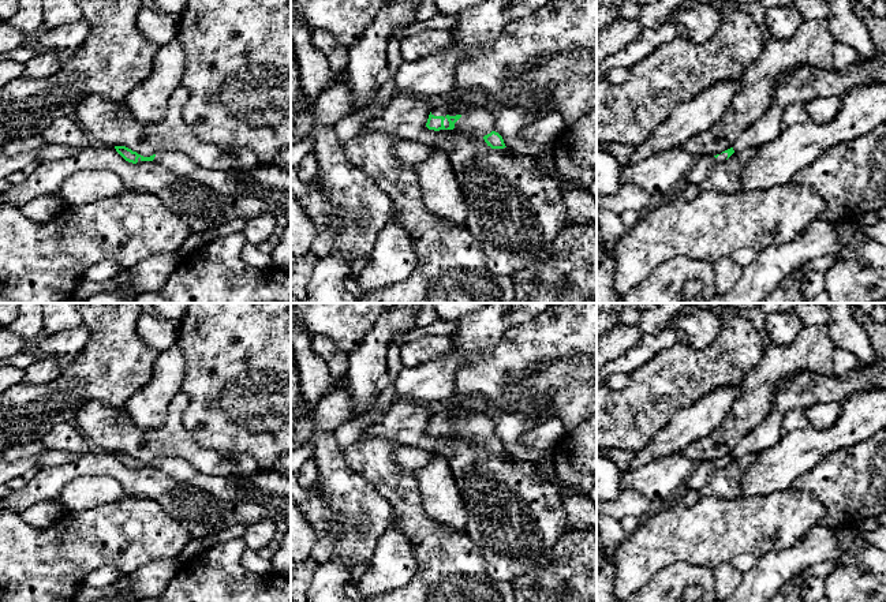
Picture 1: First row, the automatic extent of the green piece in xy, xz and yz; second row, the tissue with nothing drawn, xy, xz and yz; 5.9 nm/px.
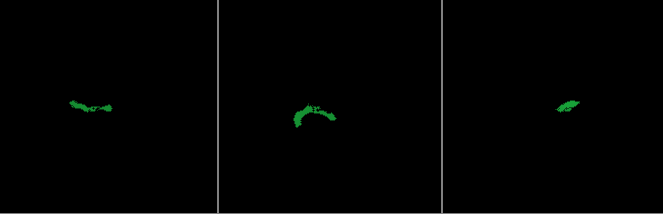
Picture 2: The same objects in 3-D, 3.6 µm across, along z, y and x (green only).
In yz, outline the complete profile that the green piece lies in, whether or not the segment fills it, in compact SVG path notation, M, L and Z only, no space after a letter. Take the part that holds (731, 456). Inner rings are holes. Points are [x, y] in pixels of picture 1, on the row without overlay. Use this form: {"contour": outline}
{"contour": "M733 453L722 457L721 460L717 460L714 463L711 461L703 461L696 464L694 472L691 474L691 476L685 481L685 486L684 489L689 489L689 490L696 490L699 491L699 489L707 482L707 478L710 475L710 472L714 468L721 468L728 465L732 460L734 459Z"}

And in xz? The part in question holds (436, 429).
{"contour": "M445 404L435 405L426 433L434 437L464 437L475 442L482 442L491 455L506 453L502 442L493 435L494 425L487 415L472 411L463 416L461 420L449 422L448 418L451 415L452 411Z"}

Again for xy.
{"contour": "M115 452L115 455L128 468L154 467L176 481L206 490L224 501L244 498L261 500L262 496L266 496L253 487L246 487L232 481L229 476L203 475L179 457L157 459L150 463L143 463L126 452Z"}

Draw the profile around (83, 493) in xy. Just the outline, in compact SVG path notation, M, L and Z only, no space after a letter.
M81 476L67 483L59 496L59 501L70 512L81 512L109 504L124 497L126 493L119 481L111 476Z

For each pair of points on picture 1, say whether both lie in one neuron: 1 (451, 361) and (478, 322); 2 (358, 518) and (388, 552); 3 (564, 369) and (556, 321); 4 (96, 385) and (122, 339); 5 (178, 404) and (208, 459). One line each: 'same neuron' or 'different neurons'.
1: same neuron
2: different neurons
3: different neurons
4: same neuron
5: same neuron

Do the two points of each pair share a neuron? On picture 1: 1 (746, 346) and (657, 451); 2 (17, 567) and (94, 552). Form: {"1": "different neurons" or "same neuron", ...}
{"1": "different neurons", "2": "same neuron"}

